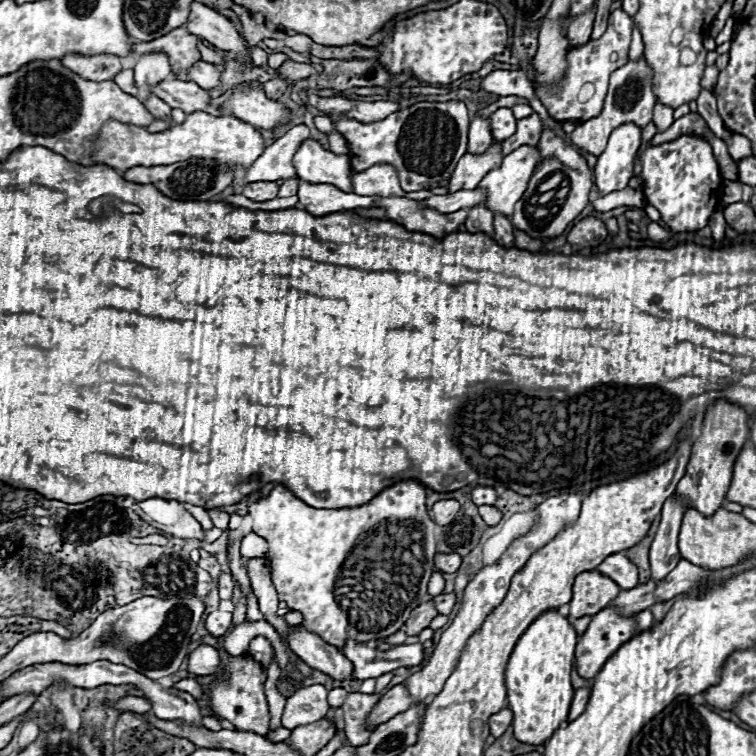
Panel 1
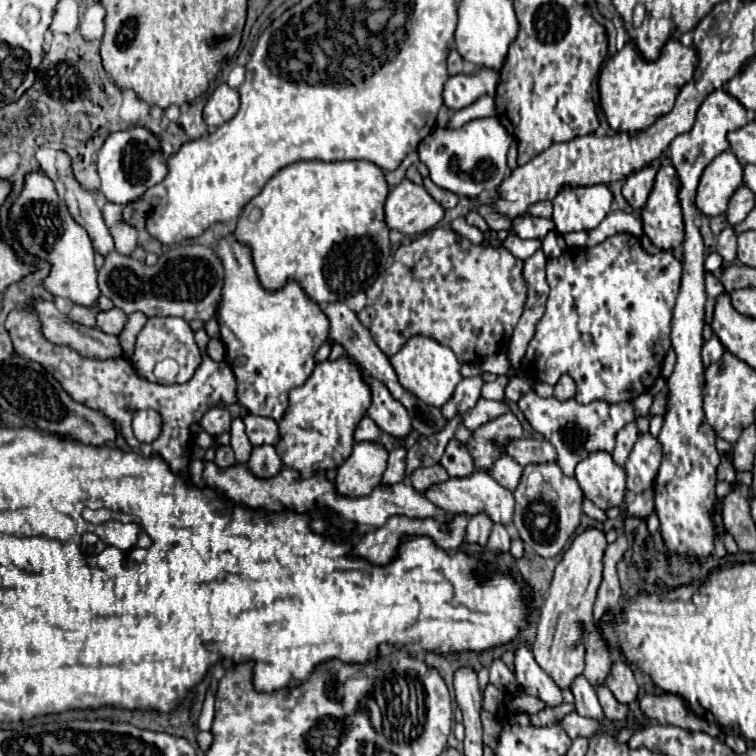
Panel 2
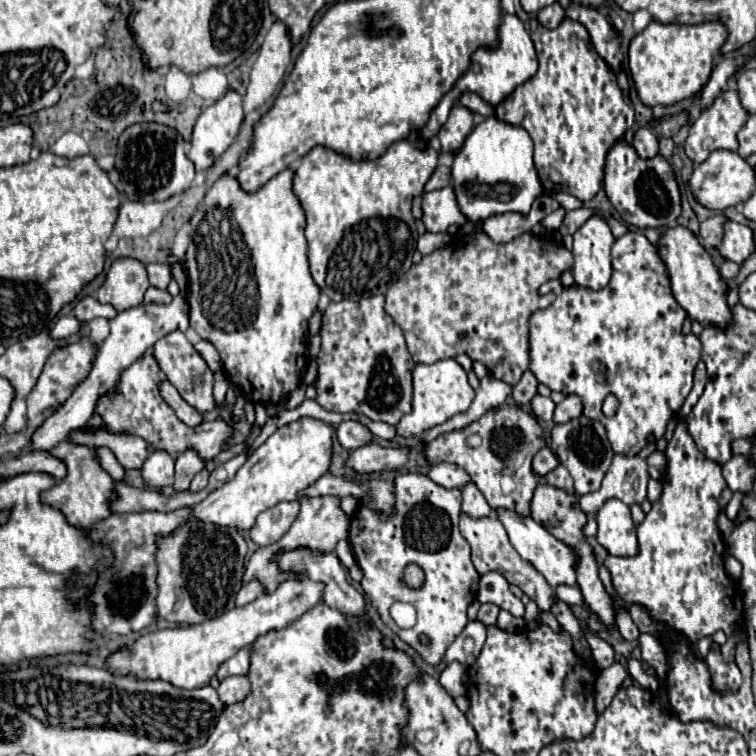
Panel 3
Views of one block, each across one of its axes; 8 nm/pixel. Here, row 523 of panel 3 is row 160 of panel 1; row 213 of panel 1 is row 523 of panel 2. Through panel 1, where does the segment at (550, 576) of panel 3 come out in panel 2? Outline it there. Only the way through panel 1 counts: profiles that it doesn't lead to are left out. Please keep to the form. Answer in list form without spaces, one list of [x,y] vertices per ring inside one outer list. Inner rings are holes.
[[[474,472],[470,478],[450,478],[444,484],[432,486],[424,496],[428,500],[432,500],[436,506],[440,506],[452,514],[466,514],[466,516],[486,514],[494,524],[502,524],[502,526],[510,526],[512,518],[514,518],[514,496],[512,496],[512,492],[508,488],[500,486],[486,472]]]

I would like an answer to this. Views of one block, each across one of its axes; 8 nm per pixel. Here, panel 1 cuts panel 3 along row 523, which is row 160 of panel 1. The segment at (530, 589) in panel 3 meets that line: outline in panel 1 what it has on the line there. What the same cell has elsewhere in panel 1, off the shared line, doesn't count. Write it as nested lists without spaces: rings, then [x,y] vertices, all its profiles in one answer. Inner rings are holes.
[[[494,142],[490,146],[490,150],[480,156],[464,154],[464,158],[460,158],[460,162],[448,182],[448,190],[450,192],[474,190],[478,186],[480,178],[484,178],[484,174],[488,174],[488,170],[492,170],[492,166],[500,164],[502,154],[496,154],[496,146],[500,146],[500,142]]]

